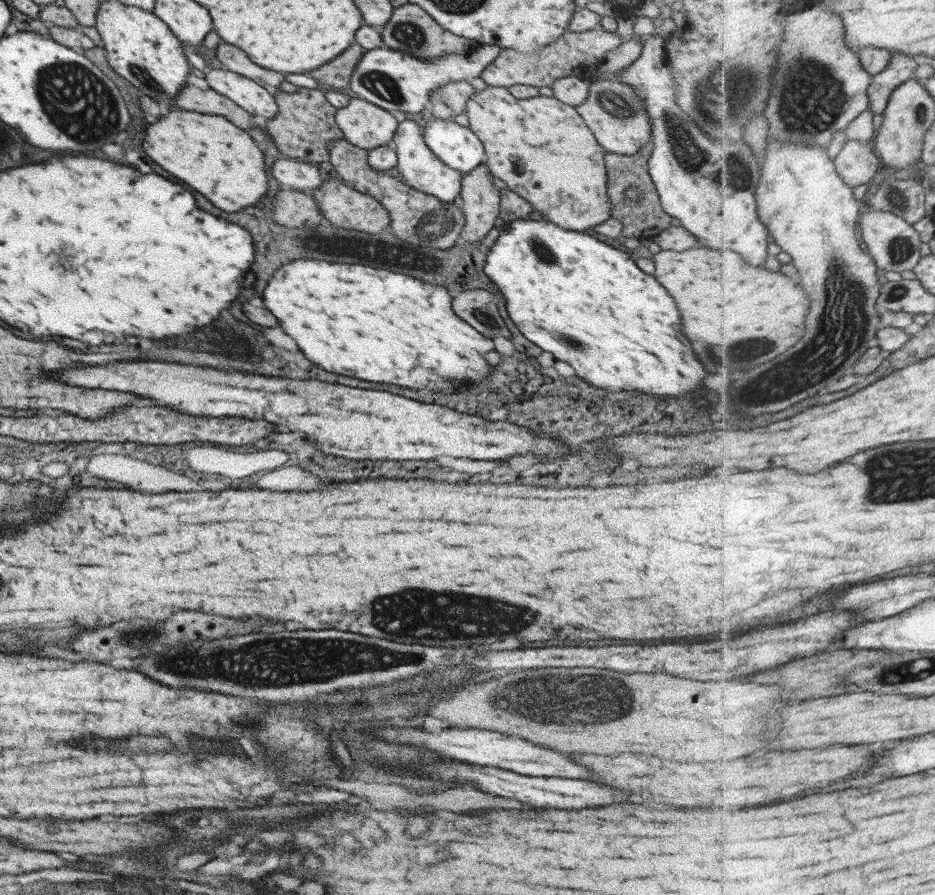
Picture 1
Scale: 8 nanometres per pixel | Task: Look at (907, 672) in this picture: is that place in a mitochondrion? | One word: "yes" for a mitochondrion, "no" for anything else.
yes

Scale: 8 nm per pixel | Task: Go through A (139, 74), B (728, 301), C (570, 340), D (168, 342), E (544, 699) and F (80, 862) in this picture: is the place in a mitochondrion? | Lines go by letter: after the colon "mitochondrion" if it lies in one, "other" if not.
A: mitochondrion
B: other
C: mitochondrion
D: other
E: mitochondrion
F: other

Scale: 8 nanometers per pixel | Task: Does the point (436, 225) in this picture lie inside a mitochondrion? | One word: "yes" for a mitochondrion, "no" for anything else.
yes

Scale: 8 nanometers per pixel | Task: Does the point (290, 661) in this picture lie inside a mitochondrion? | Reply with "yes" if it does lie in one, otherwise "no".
yes

